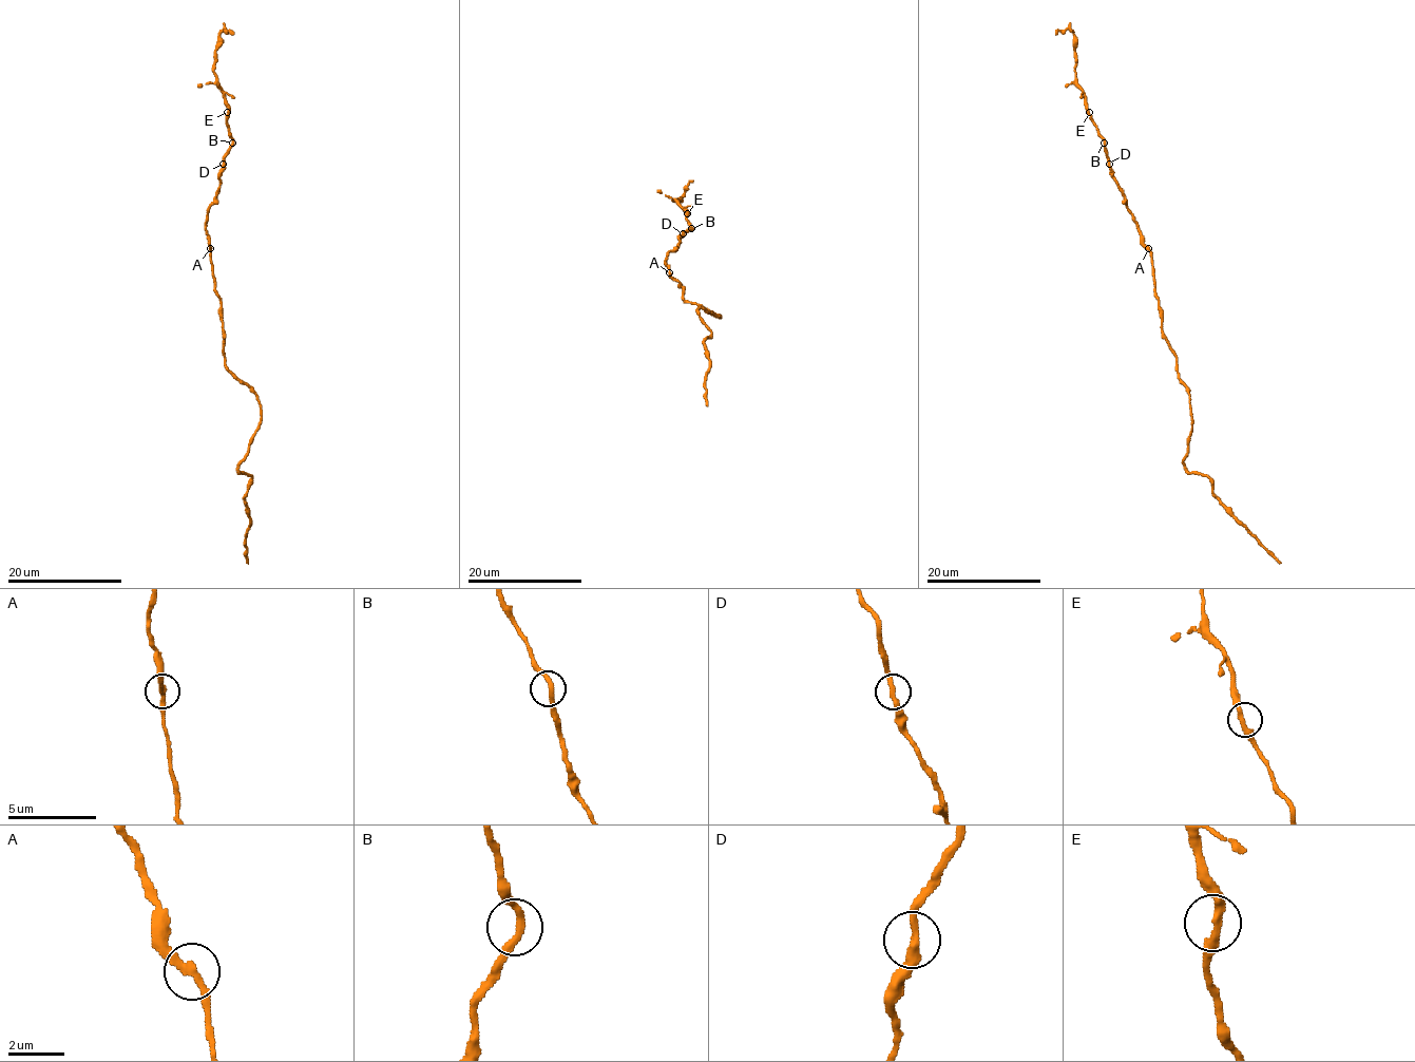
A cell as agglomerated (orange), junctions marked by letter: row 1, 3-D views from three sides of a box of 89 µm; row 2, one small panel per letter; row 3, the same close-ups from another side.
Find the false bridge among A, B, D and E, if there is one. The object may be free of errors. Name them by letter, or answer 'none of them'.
none of them

